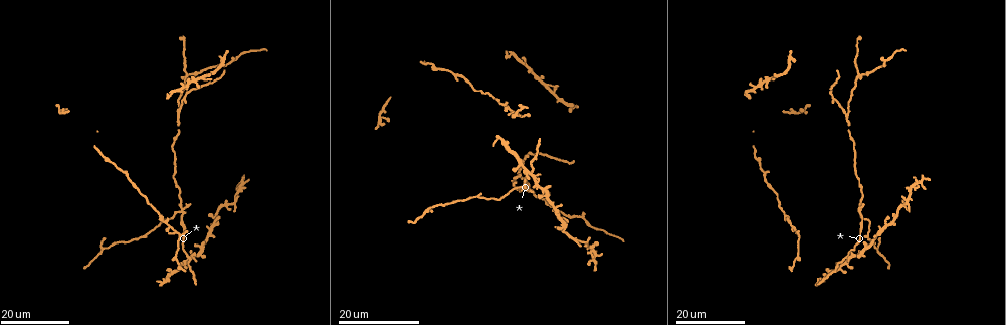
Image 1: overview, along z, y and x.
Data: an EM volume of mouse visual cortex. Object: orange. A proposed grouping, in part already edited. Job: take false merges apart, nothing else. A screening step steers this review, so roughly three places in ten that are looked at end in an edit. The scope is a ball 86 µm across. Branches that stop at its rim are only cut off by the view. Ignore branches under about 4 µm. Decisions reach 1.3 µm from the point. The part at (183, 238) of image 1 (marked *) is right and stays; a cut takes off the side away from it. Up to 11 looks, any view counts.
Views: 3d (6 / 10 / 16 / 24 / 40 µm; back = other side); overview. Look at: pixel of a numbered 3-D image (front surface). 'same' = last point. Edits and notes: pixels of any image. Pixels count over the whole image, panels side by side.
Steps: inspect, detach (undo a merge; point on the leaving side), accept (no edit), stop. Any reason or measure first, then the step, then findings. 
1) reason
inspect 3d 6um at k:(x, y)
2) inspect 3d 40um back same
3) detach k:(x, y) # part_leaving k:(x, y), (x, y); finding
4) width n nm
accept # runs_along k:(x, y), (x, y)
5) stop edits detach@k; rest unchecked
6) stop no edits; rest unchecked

three arms meet
inspect 3d 24um at 1:(582, 243)

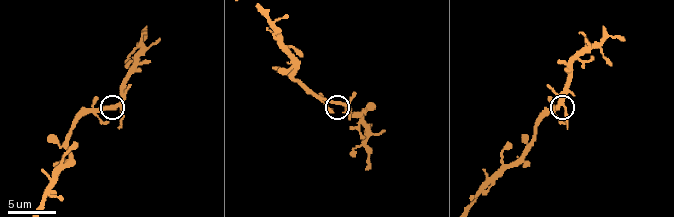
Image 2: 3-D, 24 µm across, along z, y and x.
inspect 3d 10um at 2:(560, 105)

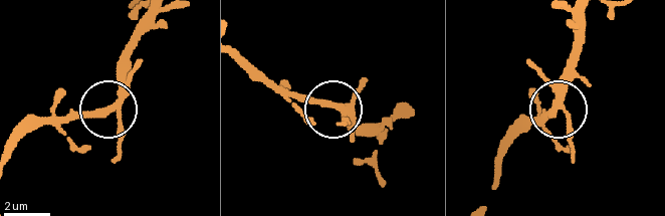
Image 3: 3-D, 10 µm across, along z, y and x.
arms 3
accept # runs_along 3:(14, 145), (43, 124), (106, 110), (134, 48); one neuron here

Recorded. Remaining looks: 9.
four or more arms meet
inspect 3d 24um at 1:(522, 186)

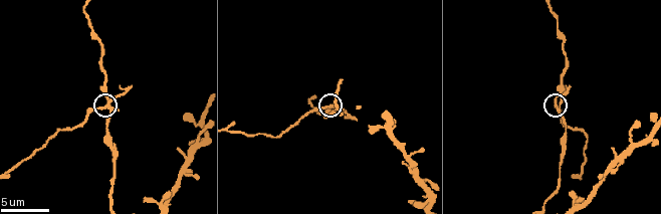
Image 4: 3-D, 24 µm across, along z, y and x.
inspect 3d 6um at 4:(329, 107)

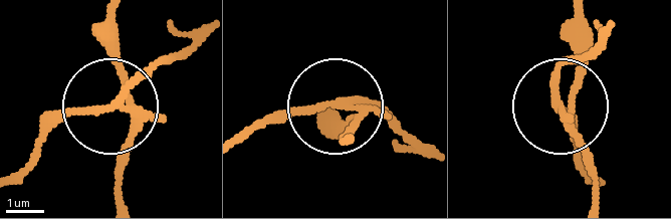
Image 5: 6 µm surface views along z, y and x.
inspect 3d 6um back at 5:(113, 103)

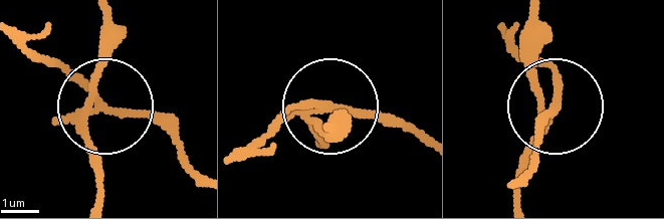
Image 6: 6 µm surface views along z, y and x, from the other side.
arms 5
detach 6:(57, 65) # two neurons meet here

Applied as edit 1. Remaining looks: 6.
inspect overview

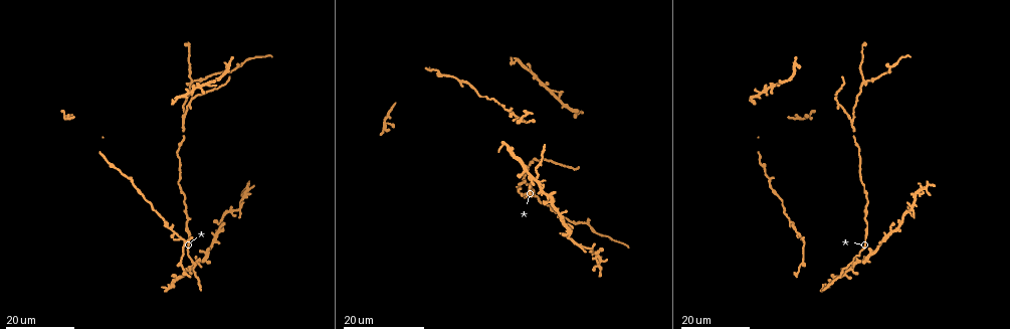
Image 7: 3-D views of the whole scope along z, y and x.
arms part here
inspect 3d 24um at 7:(521, 119)

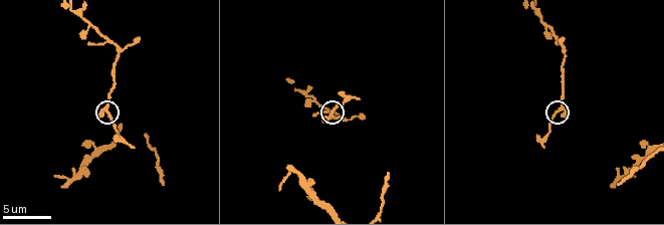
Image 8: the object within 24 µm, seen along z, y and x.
inspect 3d 6um at 8:(561, 109)

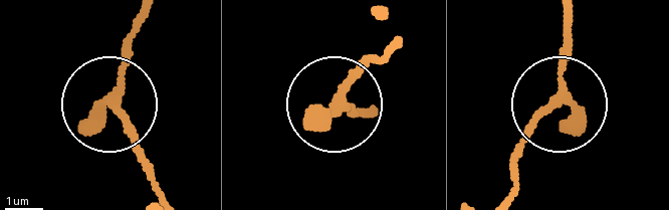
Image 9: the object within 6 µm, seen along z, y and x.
other side
inspect 3d 6um back at 9:(338, 99)

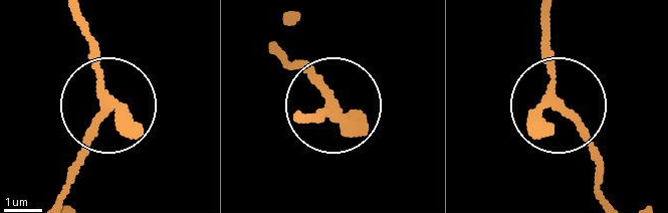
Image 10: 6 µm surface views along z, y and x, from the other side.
width 190 nm
accept # all the same neuron

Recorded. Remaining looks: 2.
looks like a crossing
inspect 3d 24um at 7:(865, 79)

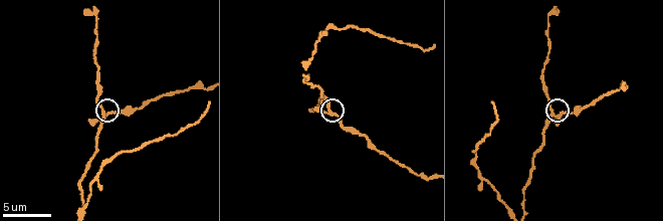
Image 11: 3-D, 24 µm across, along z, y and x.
inspect 3d 10um at 11:(328, 105)

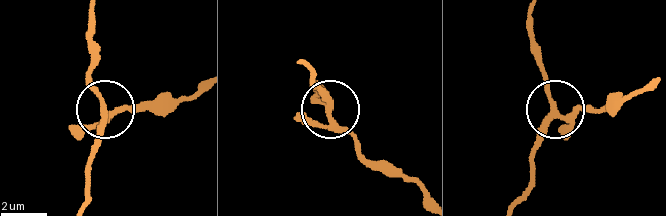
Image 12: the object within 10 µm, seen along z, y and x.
width 240 nm
accept # runs_along 12:(83, 204), (87, 164), (104, 106), (89, 44); all the same neuron

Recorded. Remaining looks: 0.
stop edits detach@6; rest unchecked

